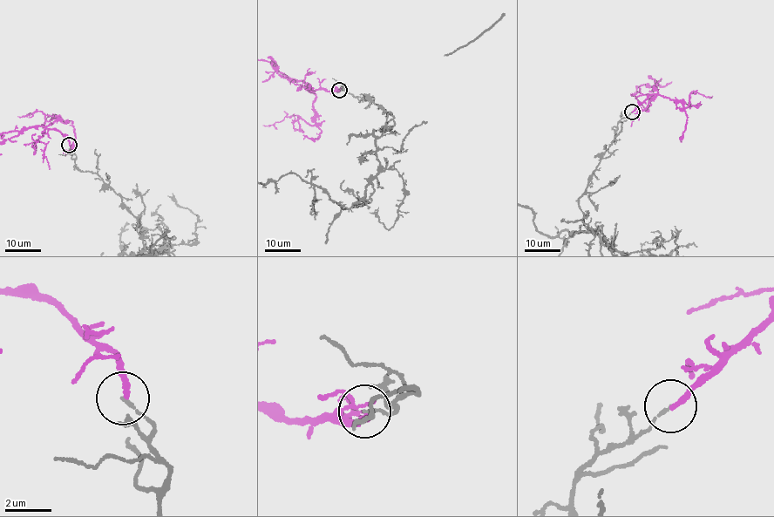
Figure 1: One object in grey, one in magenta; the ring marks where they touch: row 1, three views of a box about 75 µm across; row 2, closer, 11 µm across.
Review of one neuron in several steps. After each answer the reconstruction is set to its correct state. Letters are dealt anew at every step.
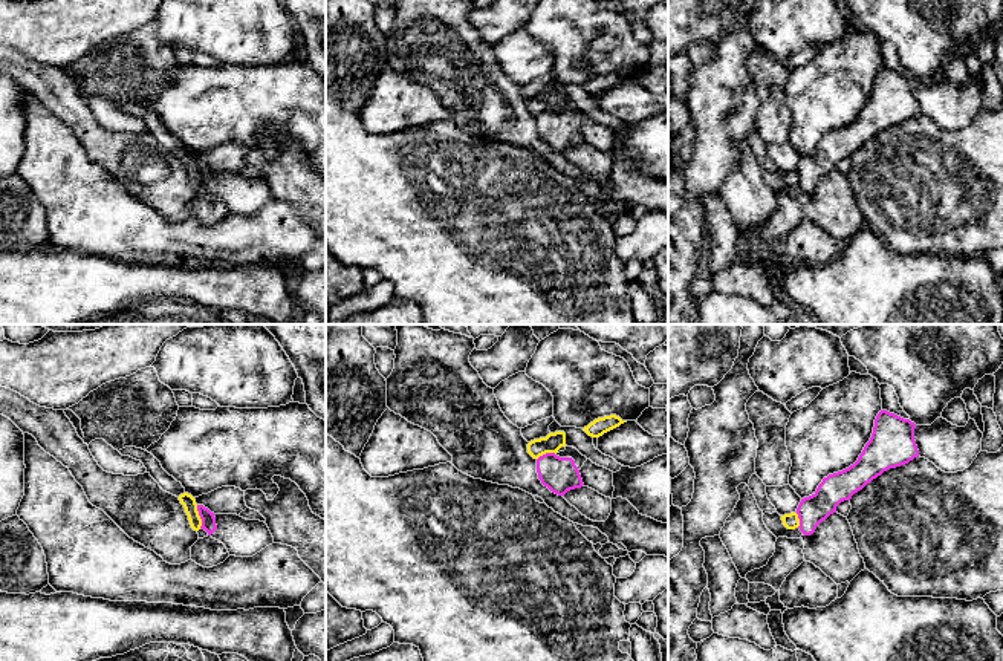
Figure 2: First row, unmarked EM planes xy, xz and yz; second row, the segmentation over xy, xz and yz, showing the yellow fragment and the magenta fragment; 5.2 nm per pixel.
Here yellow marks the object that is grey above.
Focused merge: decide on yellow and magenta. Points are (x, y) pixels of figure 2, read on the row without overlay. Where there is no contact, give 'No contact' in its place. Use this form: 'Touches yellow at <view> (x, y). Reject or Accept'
Touches yellow at xy (199, 173). Reject

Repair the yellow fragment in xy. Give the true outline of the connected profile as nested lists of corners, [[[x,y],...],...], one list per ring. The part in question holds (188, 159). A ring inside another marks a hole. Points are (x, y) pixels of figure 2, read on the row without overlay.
[[[183,150],[179,153],[179,158],[185,165],[185,170],[188,173],[191,185],[194,188],[199,188],[202,184],[202,176],[200,176],[199,168],[197,168],[196,156],[191,151]]]

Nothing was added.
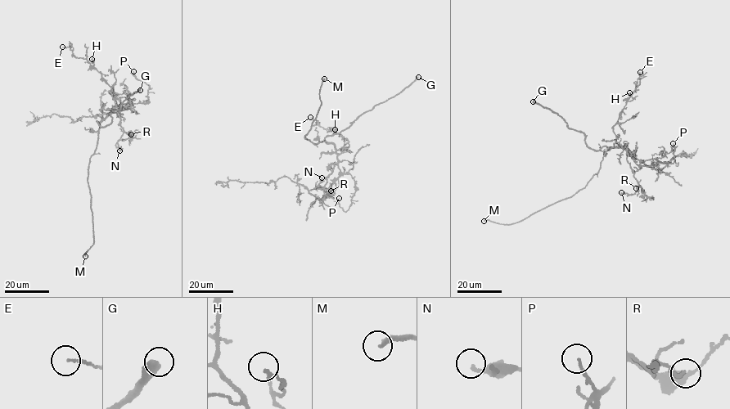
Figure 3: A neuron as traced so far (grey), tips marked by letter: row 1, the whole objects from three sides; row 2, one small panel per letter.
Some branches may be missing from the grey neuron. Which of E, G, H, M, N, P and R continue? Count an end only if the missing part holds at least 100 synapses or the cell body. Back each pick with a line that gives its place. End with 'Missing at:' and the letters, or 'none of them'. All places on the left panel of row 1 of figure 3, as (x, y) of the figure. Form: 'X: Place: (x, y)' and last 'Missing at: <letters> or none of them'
G: Place: (140, 90)
M: Place: (85, 256)
Missing at: G, M

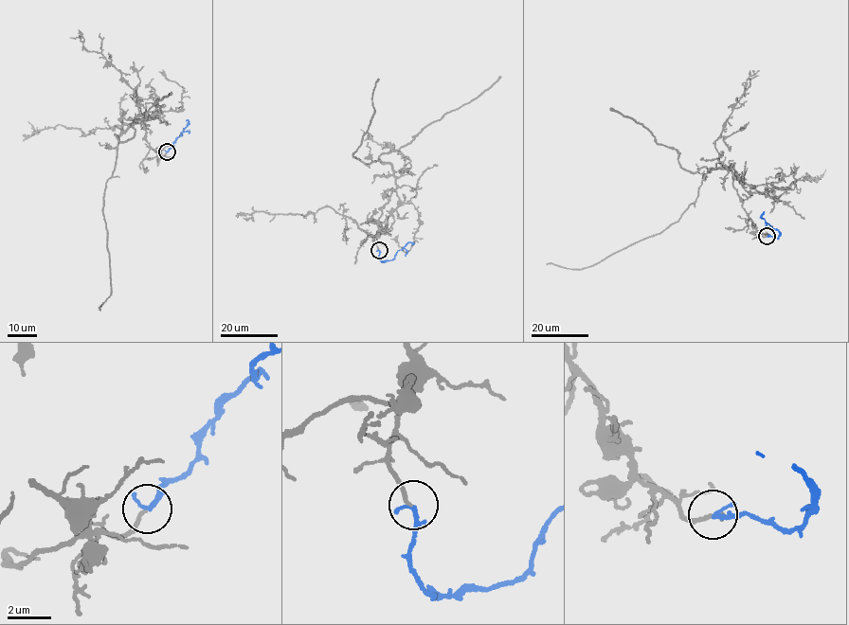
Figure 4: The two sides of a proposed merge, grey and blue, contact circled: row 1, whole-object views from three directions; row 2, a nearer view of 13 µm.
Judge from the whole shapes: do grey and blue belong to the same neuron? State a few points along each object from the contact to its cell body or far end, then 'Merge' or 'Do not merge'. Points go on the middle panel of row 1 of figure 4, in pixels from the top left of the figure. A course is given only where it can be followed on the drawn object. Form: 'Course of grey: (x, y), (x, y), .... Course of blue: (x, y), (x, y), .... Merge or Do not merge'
Course of grey: (379, 250), (381, 208), (396, 187), (392, 166), (352, 156), (373, 116), (378, 79). Course of blue: (379, 250), (381, 261), (391, 259), (397, 251), (411, 242). Merge

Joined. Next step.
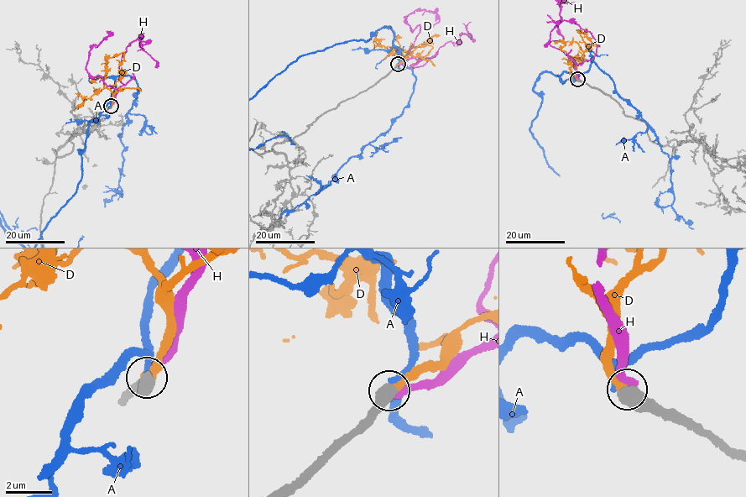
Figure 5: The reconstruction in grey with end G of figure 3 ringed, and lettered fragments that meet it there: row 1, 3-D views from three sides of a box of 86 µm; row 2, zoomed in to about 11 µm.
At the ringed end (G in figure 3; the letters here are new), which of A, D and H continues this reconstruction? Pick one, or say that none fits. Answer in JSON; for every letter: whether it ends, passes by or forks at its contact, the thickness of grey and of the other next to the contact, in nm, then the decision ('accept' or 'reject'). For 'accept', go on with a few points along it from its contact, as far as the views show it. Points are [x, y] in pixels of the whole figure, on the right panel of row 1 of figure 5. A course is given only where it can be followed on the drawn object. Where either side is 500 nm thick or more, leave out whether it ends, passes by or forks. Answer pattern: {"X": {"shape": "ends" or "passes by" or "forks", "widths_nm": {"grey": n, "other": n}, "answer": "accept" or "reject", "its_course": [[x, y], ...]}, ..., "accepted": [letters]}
{"A": {"widths_nm": {"grey": 600, "other": 280}, "answer": "reject"}, "D": {"widths_nm": {"grey": 650, "other": 400}, "answer": "accept", "its_course": [[577, 79], [576, 68], [591, 39], [579, 30], [584, 43], [600, 44]]}, "H": {"widths_nm": {"grey": 600, "other": 300}, "answer": "reject"}, "accepted": ["D"]}

